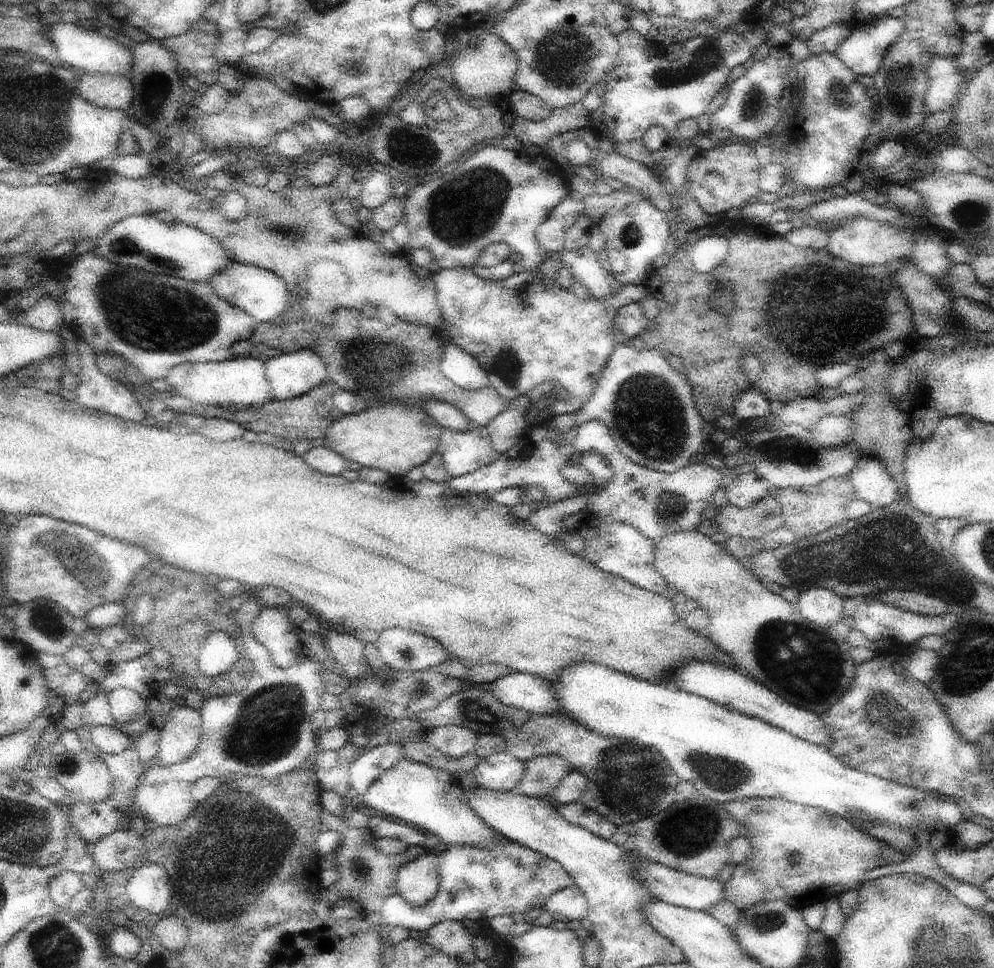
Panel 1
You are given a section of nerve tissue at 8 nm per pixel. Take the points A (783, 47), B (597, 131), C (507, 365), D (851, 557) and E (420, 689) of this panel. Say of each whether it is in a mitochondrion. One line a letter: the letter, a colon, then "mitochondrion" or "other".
A: other
B: other
C: mitochondrion
D: mitochondrion
E: mitochondrion

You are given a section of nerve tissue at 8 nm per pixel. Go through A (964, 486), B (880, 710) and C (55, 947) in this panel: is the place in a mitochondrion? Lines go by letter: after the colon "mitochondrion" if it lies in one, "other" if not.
A: other
B: mitochondrion
C: mitochondrion

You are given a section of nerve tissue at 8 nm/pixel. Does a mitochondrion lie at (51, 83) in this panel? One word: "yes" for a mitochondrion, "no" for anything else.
no

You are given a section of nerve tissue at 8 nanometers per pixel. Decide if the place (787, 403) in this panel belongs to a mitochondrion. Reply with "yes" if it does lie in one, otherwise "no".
no

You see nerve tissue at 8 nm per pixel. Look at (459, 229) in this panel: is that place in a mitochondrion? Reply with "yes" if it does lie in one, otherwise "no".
yes

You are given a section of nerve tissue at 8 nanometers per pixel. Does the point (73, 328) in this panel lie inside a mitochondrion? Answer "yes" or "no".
no

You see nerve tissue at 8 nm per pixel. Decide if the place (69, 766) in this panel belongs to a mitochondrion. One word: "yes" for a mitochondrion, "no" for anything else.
yes

